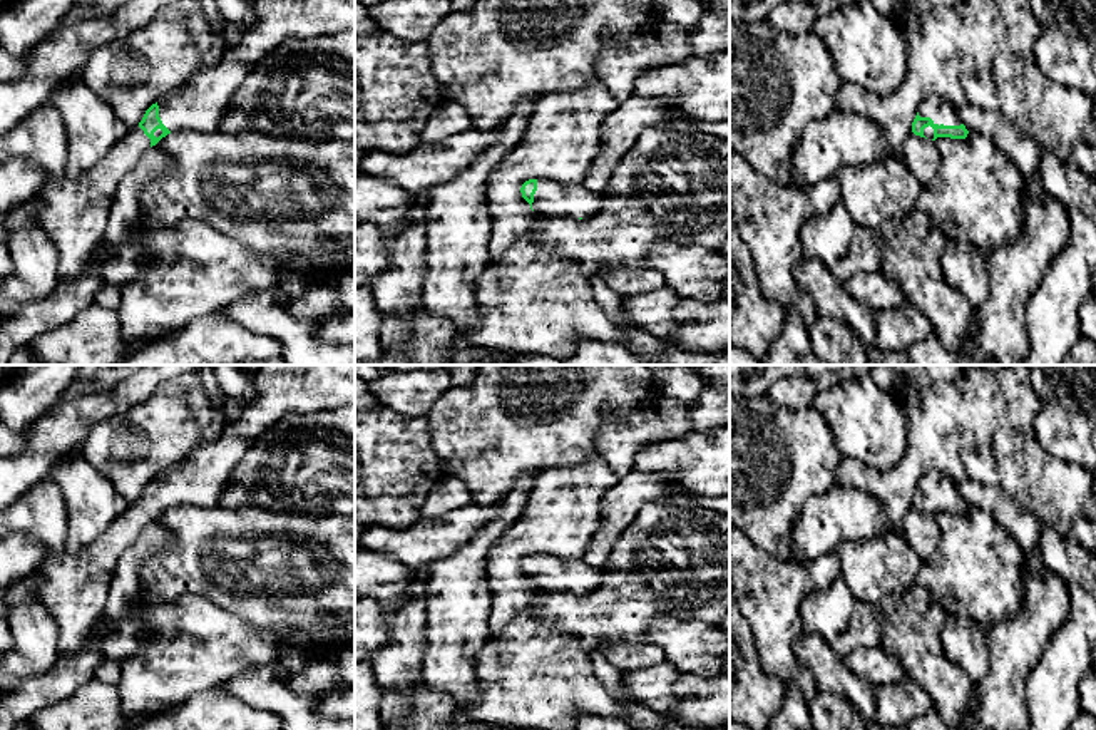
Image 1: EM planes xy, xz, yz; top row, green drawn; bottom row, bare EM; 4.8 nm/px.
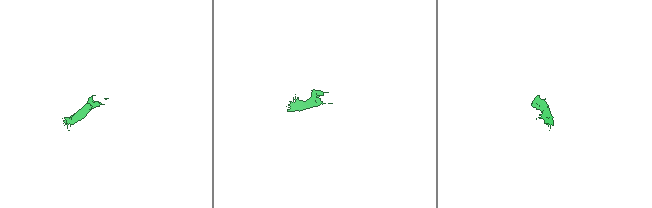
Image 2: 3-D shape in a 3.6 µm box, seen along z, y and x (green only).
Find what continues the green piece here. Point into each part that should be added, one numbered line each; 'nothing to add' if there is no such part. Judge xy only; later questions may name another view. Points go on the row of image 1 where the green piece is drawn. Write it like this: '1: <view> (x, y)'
1: xy (199, 104)
2: xy (76, 213)

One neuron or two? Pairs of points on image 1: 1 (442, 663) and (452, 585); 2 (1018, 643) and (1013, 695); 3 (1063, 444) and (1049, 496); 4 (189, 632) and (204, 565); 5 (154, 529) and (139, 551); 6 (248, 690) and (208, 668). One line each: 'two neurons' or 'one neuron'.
1: one neuron
2: one neuron
3: two neurons
4: two neurons
5: one neuron
6: two neurons

